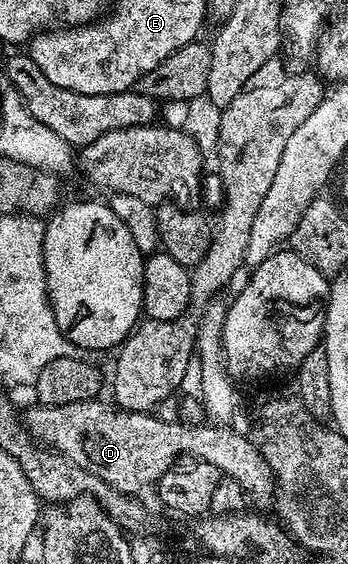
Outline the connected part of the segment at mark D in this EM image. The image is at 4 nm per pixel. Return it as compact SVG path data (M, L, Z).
M111 400L79 401L65 405L41 405L32 403L28 410L23 410L22 420L28 427L30 436L36 438L41 445L50 448L55 453L61 453L66 459L78 463L86 471L98 475L98 479L105 481L123 493L133 495L143 494L143 489L151 490L159 481L160 476L172 468L174 459L178 455L194 455L200 461L218 467L218 471L225 477L232 477L242 487L245 498L256 505L271 506L276 492L276 478L266 459L260 454L259 444L248 437L243 437L238 430L227 424L205 423L202 425L182 425L179 421L164 421L159 415L152 413L135 413L129 409L121 409Z

